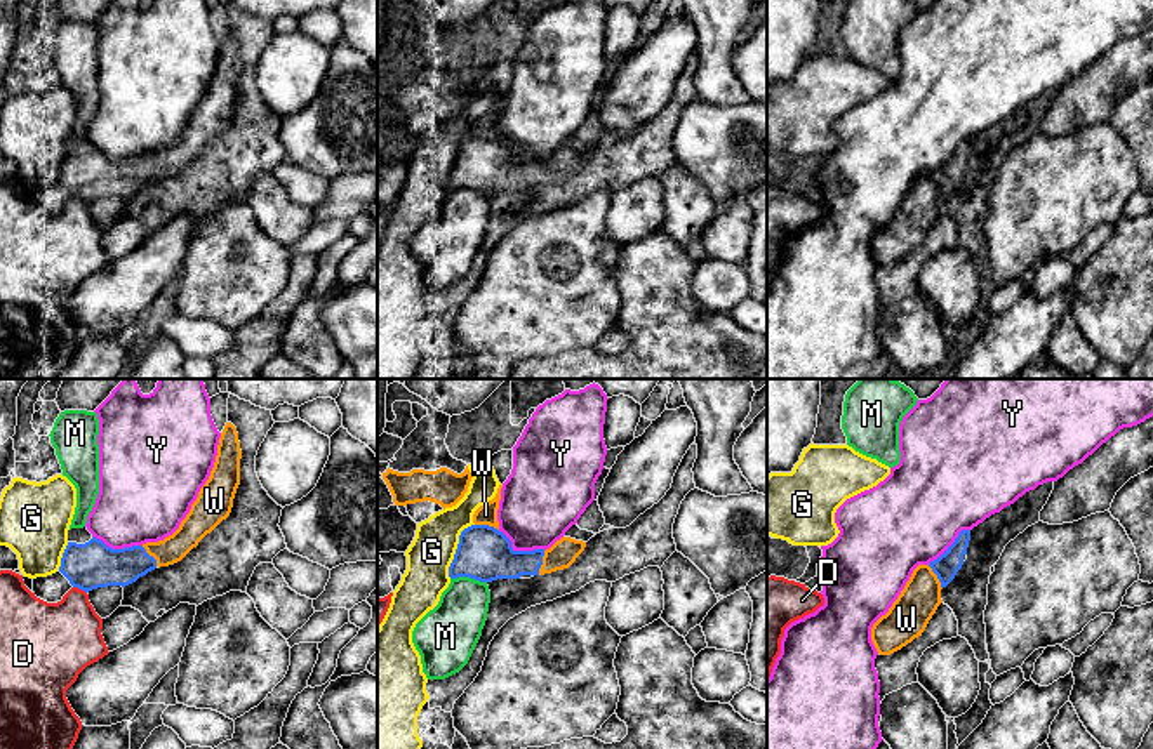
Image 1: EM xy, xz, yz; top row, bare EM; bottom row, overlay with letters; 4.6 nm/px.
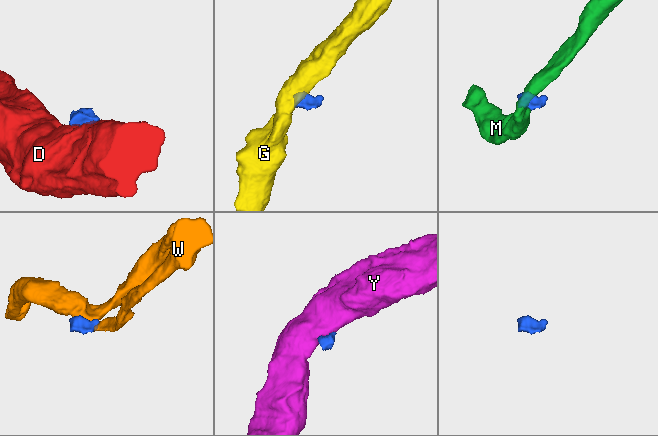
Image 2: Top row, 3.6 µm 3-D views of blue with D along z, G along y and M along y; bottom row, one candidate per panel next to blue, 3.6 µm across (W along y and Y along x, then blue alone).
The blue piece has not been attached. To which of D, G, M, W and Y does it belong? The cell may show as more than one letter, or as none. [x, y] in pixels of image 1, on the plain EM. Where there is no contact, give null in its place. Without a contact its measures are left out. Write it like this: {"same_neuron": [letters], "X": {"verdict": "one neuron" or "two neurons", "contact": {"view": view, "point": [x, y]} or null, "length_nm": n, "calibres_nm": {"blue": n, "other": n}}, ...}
{"same_neuron": ["W"], "D": {"verdict": "two neurons", "contact": {"view": "xy", "point": [80, 198]}, "length_nm": 70, "calibres_nm": {"blue": 220, "other": 340}}, "G": {"verdict": "two neurons", "contact": {"view": "xz", "point": [456, 160]}, "length_nm": 280, "calibres_nm": {"blue": 260, "other": 200}}, "M": {"verdict": "two neurons", "contact": {"view": "xz", "point": [468, 186]}, "length_nm": 170, "calibres_nm": {"blue": 260, "other": 260}}, "W": {"verdict": "one neuron", "contact": {"view": "xz", "point": [487, 136]}, "length_nm": 120, "calibres_nm": {"blue": 260, "other": 100}}, "Y": {"verdict": "two neurons", "contact": {"view": "xz", "point": [520, 162]}, "length_nm": 240, "calibres_nm": {"blue": 260, "other": 360}}}

